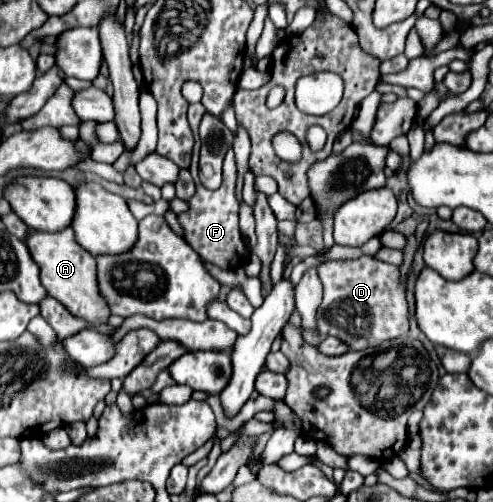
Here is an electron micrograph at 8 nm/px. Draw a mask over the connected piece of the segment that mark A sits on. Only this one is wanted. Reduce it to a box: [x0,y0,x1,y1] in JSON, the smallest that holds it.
[25,228,111,324]

